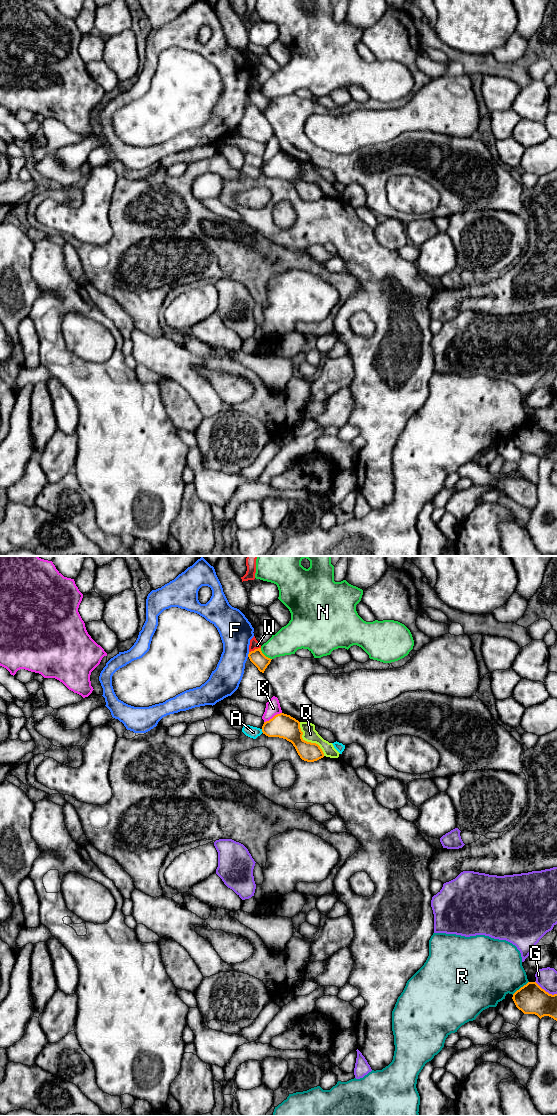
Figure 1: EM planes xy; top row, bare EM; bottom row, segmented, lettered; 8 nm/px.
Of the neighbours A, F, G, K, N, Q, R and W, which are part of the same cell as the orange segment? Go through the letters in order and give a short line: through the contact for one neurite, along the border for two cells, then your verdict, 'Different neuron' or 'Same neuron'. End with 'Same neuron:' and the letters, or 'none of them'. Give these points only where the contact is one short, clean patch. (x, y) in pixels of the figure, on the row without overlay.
A: Different neuron
F: Different neuron
G: Different neuron
K: Line: xy (281, 152), (264, 162). Different neuron
N: Different neuron
Q: Different neuron
R: Different neuron
W: Line: xy (260, 87), (249, 92). Different neuron
Same neuron: none of them

